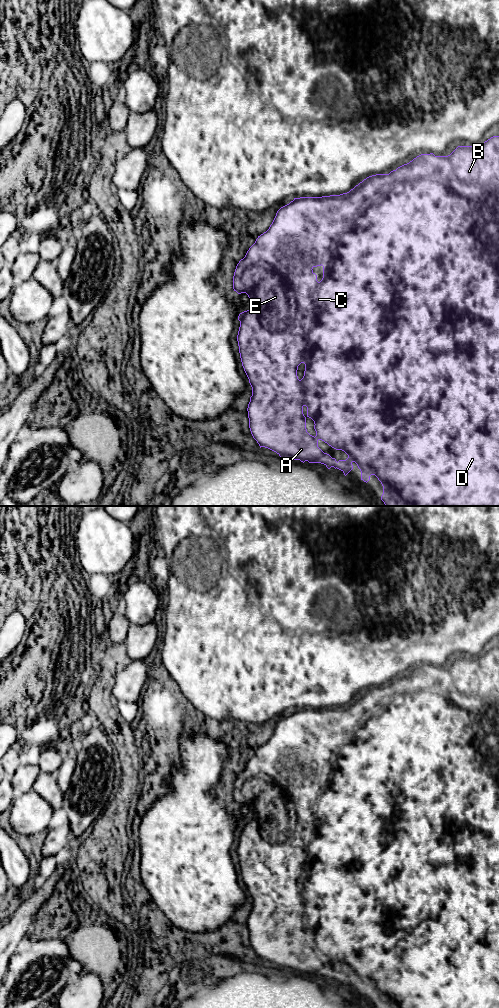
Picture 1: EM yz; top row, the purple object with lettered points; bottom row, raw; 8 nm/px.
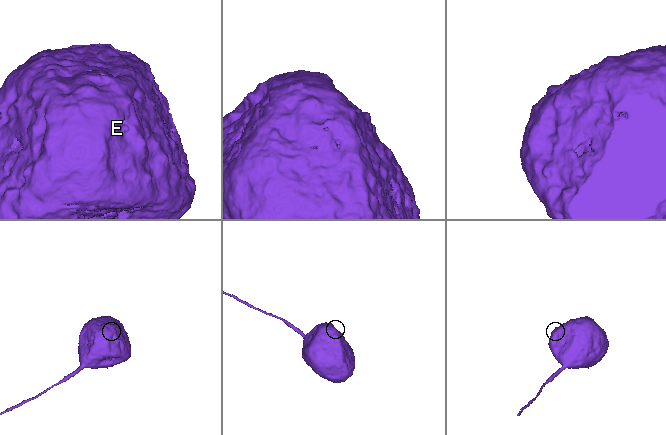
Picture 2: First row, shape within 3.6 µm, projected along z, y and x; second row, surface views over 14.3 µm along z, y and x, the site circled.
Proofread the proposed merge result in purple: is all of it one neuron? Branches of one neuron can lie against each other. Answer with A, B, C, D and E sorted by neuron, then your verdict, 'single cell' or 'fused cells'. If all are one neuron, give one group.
A B C D E | single cell

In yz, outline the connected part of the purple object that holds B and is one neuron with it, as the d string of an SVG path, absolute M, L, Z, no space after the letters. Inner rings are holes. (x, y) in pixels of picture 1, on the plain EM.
M493 648L493 649L491 649L491 650L490 650L490 651L488 651L488 652L487 652L487 653L485 653L485 654L484 654L484 655L483 655L483 656L482 656L482 657L480 657L480 658L478 658L478 659L472 659L472 658L458 658L458 659L457 659L457 660L456 660L456 661L455 661L455 662L454 662L454 663L453 663L453 664L452 664L452 665L451 665L451 666L450 666L450 667L448 667L448 668L435 668L435 667L434 667L434 666L433 666L433 665L430 665L430 666L421 666L421 667L419 667L419 668L417 668L417 669L416 669L416 670L414 670L414 671L413 671L413 672L412 672L412 673L410 673L410 674L409 674L409 675L407 675L407 676L404 676L404 677L402 677L402 678L400 678L400 679L398 679L398 680L397 680L397 681L396 681L396 682L393 682L393 683L391 683L391 684L390 684L390 685L389 685L389 686L376 686L376 687L372 687L372 688L369 688L369 689L367 689L367 690L366 690L366 691L364 691L364 692L363 692L363 693L362 693L362 694L360 694L360 695L359 695L359 696L358 696L358 697L356 697L356 698L355 698L355 699L354 699L354 700L353 700L353 701L351 701L351 702L350 702L350 703L349 703L349 704L347 704L347 705L343 705L343 706L340 706L340 707L330 707L330 708L322 708L322 709L300 709L300 710L294 710L294 712L293 712L293 713L291 713L291 714L290 714L290 715L289 715L289 716L287 716L287 717L285 717L285 718L283 718L283 719L281 719L281 720L280 720L280 721L279 721L279 722L278 722L278 723L277 723L277 725L276 725L276 728L275 728L275 730L274 730L274 732L273 732L273 734L272 734L272 736L271 736L271 737L270 737L270 739L269 739L269 741L268 741L268 742L267 742L267 743L266 743L266 744L264 744L264 745L263 745L263 746L261 746L261 747L260 747L260 748L258 748L258 750L257 750L257 751L256 751L256 753L255 753L255 755L254 755L254 756L253 756L253 757L252 757L252 758L251 758L251 759L250 759L250 760L249 760L249 762L248 762L248 763L247 763L247 765L246 765L246 767L245 767L245 769L244 769L244 770L243 770L243 771L241 771L241 772L240 772L240 773L239 773L239 775L238 775L238 776L237 776L237 778L236 778L236 781L235 781L235 784L234 784L234 788L233 788L233 801L234 801L234 803L236 803L236 804L237 804L237 805L238 805L238 806L241 806L241 805L246 805L246 806L247 806L247 807L248 807L248 809L249 809L249 810L250 810L250 812L252 812L252 813L253 813L253 814L254 814L254 816L255 816L255 818L254 818L254 819L253 819L253 820L250 820L250 821L249 821L249 822L247 822L247 823L244 823L244 824L242 824L242 825L240 825L240 826L239 826L239 828L238 828L238 832L239 832L239 833L240 833L240 839L239 839L239 843L238 843L238 847L237 847L237 853L238 853L238 858L239 858L239 865L240 865L240 870L241 870L241 874L242 874L242 878L243 878L243 880L244 880L244 883L245 883L245 885L246 885L246 887L247 887L247 889L248 889L248 891L249 891L249 895L250 895L250 897L251 897L251 899L252 899L252 908L251 908L251 909L250 909L250 914L249 914L249 916L248 916L248 920L247 920L247 923L248 923L248 930L249 930L249 940L250 940L250 943L251 943L251 946L252 946L252 948L253 948L253 950L254 950L254 951L255 951L255 952L256 952L256 953L257 953L257 955L258 955L258 956L259 956L259 958L260 958L260 960L261 960L261 959L265 959L265 960L268 960L268 961L270 961L270 962L272 962L272 963L274 963L274 964L276 964L276 965L277 965L277 966L278 966L278 967L279 967L279 968L280 968L280 969L281 969L281 970L282 970L282 971L291 971L291 970L293 970L293 971L294 971L294 972L300 972L300 973L301 973L301 974L303 974L303 975L304 975L304 974L305 974L305 973L308 973L308 974L309 974L309 975L321 975L321 976L324 976L324 977L325 977L325 978L326 978L326 979L327 979L327 980L328 980L328 981L330 981L330 980L331 980L331 979L334 979L334 980L335 980L335 981L336 981L336 980L337 980L337 981L339 981L339 982L341 982L341 983L342 983L342 984L343 984L343 985L344 985L344 987L345 987L345 988L346 988L346 987L347 987L347 986L348 986L348 985L349 985L349 984L350 984L350 983L351 983L351 982L352 982L352 981L353 981L353 977L352 977L352 975L353 975L353 974L355 974L355 975L356 975L356 976L357 976L357 978L358 978L358 980L359 980L359 981L360 981L360 983L361 983L361 992L363 992L363 993L364 993L364 994L366 994L366 995L367 995L367 994L368 994L368 993L369 993L369 992L370 992L370 988L371 988L371 987L375 987L375 988L376 988L376 989L377 989L377 990L378 990L378 992L379 992L379 993L380 993L380 994L381 994L381 996L382 996L382 998L383 998L383 1006L382 1006L382 1008L499 1008L499 648ZM321 777L322 777L322 778L323 778L323 790L322 790L322 792L321 792L321 793L320 793L320 794L318 794L318 793L317 793L317 787L316 787L316 786L315 786L315 785L314 785L314 784L313 784L313 782L312 782L312 781L313 781L313 780L314 780L314 779L317 779L317 778L321 778ZM301 875L304 875L304 876L305 876L305 883L304 883L304 888L303 888L303 890L302 890L302 891L301 891L301 892L299 892L299 891L298 891L298 888L297 888L297 882L298 882L298 878L299 878L299 877L300 877L300 876L301 876ZM307 929L309 929L309 930L311 930L311 931L312 931L312 932L313 932L313 933L314 933L314 936L315 936L315 937L314 937L314 941L315 941L315 943L316 943L316 948L315 948L315 949L314 949L314 948L312 948L312 947L310 947L310 946L309 946L309 945L308 945L308 944L307 944L307 941L306 941L306 930L307 930ZM319 952L322 952L322 953L324 953L324 954L325 954L325 955L327 955L327 956L328 956L328 957L329 957L329 958L331 958L331 959L332 959L332 960L334 960L334 961L336 961L336 962L342 962L342 963L344 963L344 964L345 964L345 965L346 965L346 966L347 966L347 967L348 967L348 970L347 970L347 971L346 971L346 972L339 972L339 973L338 973L338 974L337 974L337 973L336 973L336 971L335 971L335 970L332 970L332 969L331 969L331 968L330 968L330 967L329 967L329 966L327 966L327 965L324 965L324 964L323 964L323 963L322 963L322 962L321 962L321 961L320 961L320 960L319 960L319 959L318 959L318 953L319 953Z

